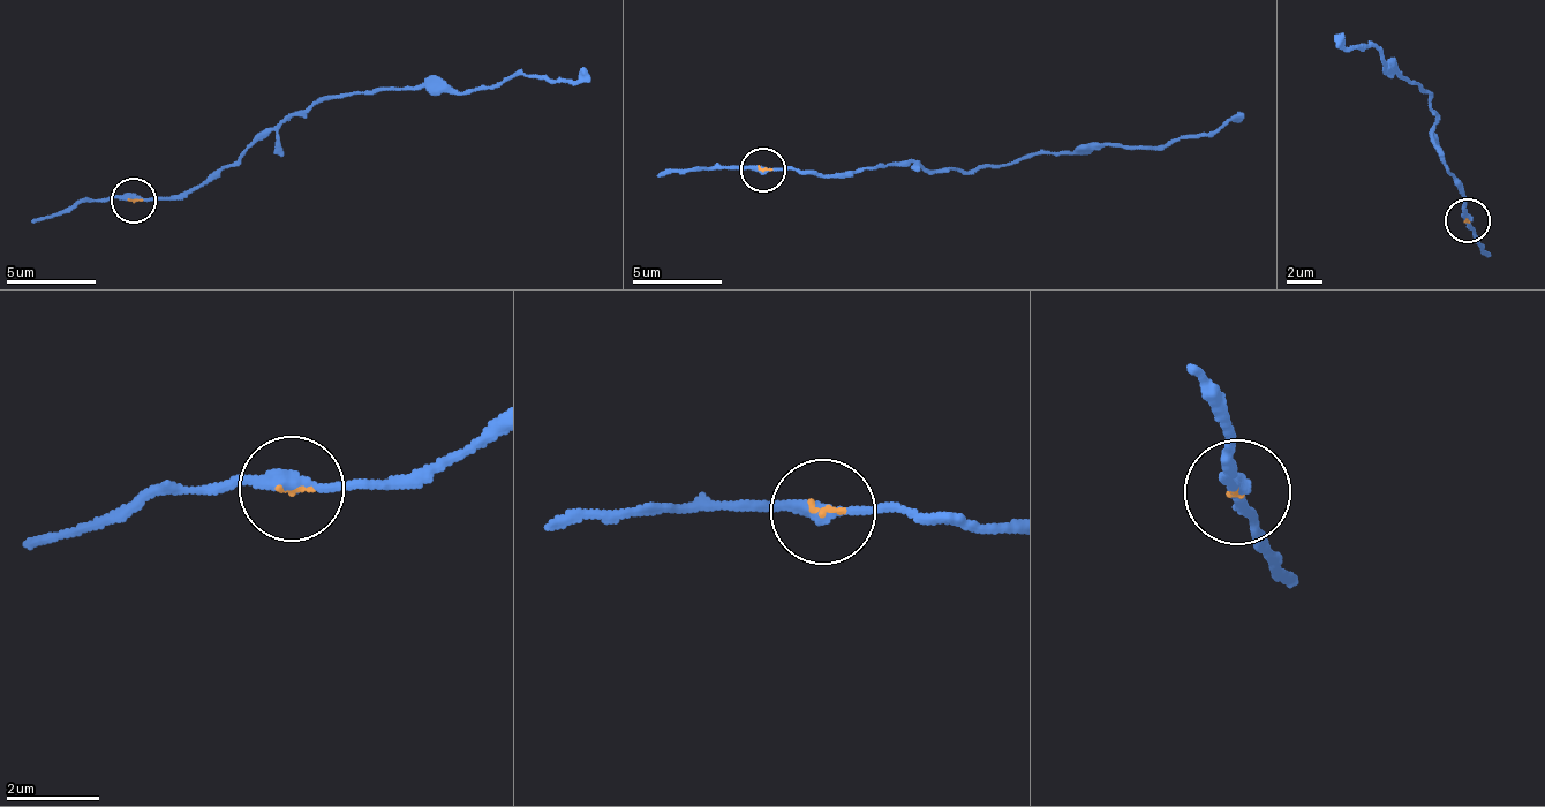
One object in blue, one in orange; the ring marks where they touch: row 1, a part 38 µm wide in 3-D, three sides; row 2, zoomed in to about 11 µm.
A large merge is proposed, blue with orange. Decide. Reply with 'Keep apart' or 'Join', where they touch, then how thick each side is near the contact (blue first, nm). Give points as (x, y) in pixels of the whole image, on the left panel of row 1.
Join. Place: (134, 200). Thickness 280 nm (blue) against 80 nm

